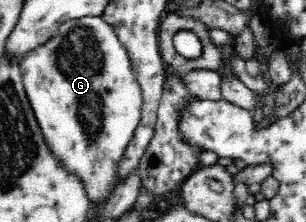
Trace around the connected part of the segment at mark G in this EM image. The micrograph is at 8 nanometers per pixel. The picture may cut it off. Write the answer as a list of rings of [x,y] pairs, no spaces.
[[[83,17],[76,18],[72,21],[68,21],[63,24],[59,29],[58,36],[49,40],[47,44],[41,45],[36,51],[29,53],[27,58],[20,62],[19,64],[21,70],[21,77],[23,80],[23,87],[25,88],[28,100],[34,109],[35,116],[37,117],[37,122],[43,131],[44,138],[48,138],[48,142],[52,142],[52,153],[74,173],[80,175],[80,179],[84,181],[86,185],[86,193],[90,197],[90,202],[98,201],[100,199],[106,199],[110,196],[109,190],[111,187],[111,182],[113,181],[113,176],[115,175],[115,168],[119,163],[120,155],[124,148],[127,147],[128,141],[134,136],[135,129],[138,128],[138,124],[141,120],[141,106],[143,103],[143,98],[141,97],[141,88],[134,76],[132,70],[132,64],[130,63],[130,58],[126,49],[122,46],[117,34],[108,23],[102,20],[101,17]]]

